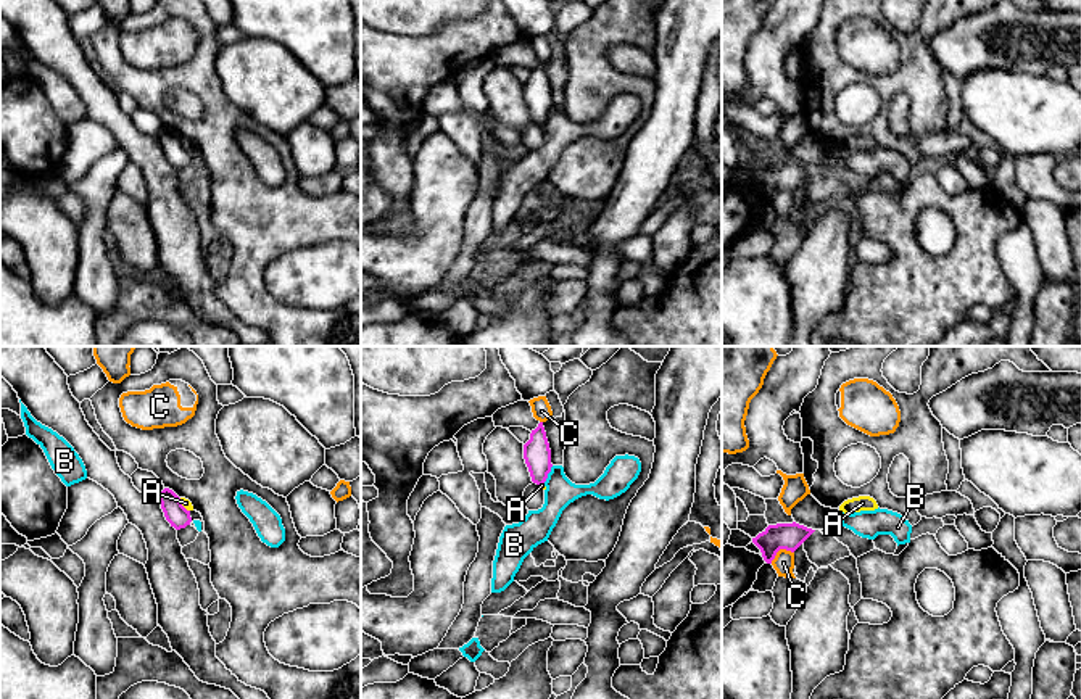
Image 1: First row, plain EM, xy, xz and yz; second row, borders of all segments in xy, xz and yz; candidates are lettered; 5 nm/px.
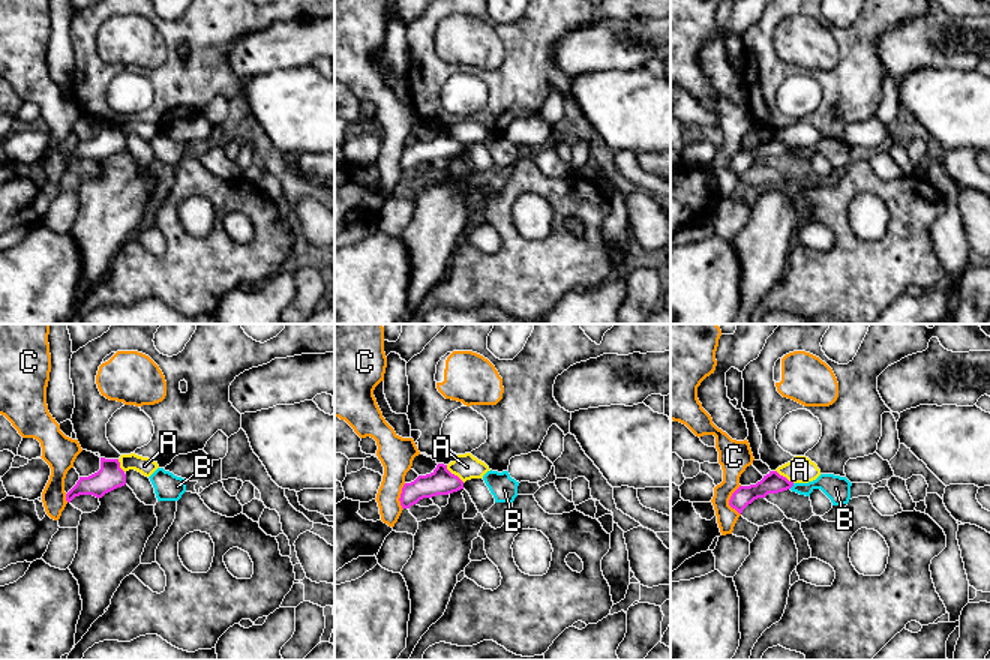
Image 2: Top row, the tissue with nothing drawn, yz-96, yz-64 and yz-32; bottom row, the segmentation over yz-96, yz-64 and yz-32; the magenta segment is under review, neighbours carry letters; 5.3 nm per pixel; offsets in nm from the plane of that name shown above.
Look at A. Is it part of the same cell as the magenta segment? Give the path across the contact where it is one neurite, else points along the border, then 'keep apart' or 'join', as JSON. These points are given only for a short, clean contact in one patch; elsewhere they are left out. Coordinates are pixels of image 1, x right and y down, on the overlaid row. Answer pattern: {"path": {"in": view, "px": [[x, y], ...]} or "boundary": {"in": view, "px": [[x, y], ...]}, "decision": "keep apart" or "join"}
{"boundary": {"in": "xy", "px": [[179, 498], [189, 511]]}, "decision": "keep apart"}

